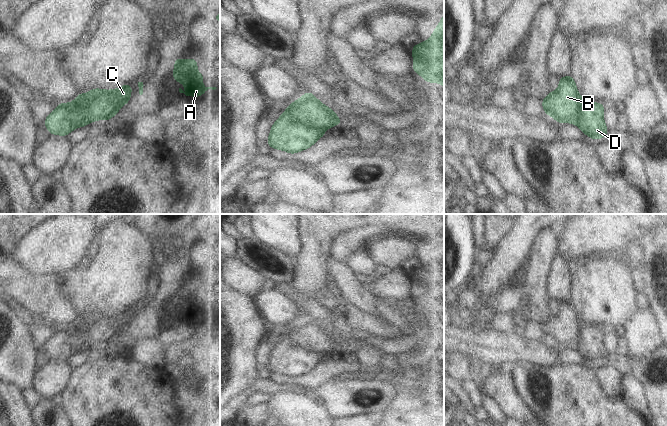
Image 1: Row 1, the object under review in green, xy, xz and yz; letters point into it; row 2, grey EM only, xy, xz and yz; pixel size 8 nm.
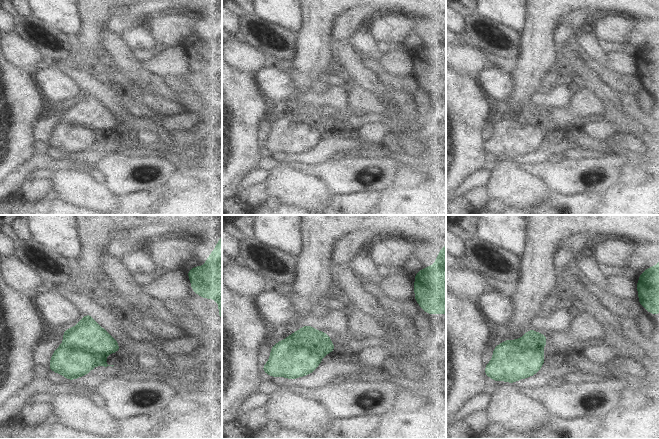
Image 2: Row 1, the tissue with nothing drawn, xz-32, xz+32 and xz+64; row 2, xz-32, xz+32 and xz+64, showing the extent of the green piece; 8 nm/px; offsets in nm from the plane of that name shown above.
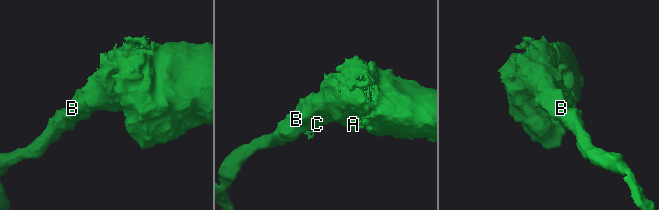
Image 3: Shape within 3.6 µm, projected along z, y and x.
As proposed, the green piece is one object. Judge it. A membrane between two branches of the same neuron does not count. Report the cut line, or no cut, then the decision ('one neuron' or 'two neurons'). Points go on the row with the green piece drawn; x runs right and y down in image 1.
no cut; one neuron

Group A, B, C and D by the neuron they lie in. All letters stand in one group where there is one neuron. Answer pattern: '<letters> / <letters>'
A B C D

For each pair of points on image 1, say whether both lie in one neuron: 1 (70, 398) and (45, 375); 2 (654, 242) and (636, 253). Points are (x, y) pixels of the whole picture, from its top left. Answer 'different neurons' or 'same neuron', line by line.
1: different neurons
2: same neuron

